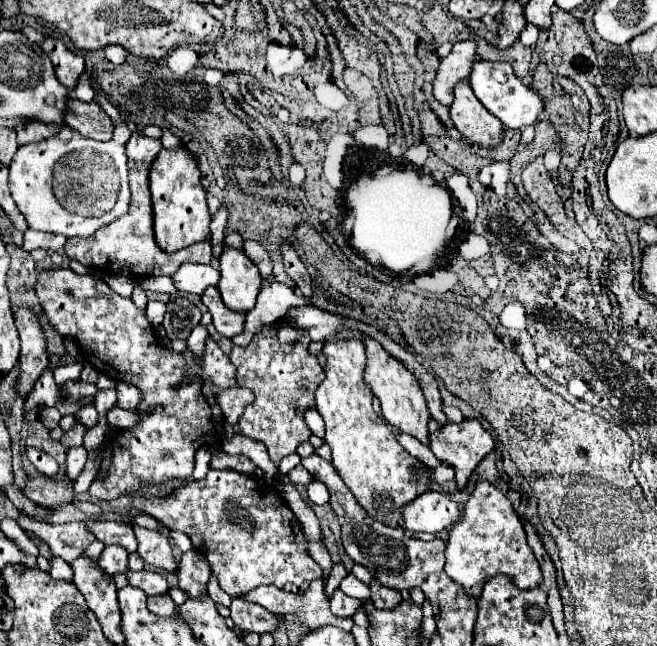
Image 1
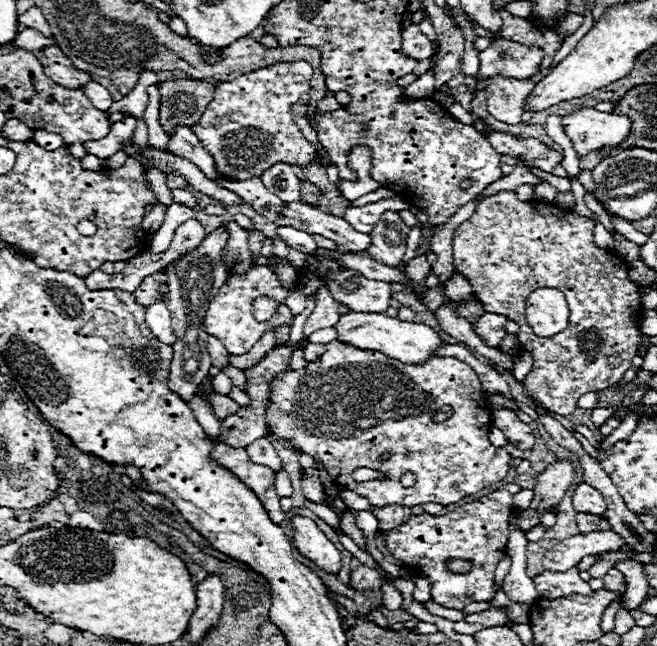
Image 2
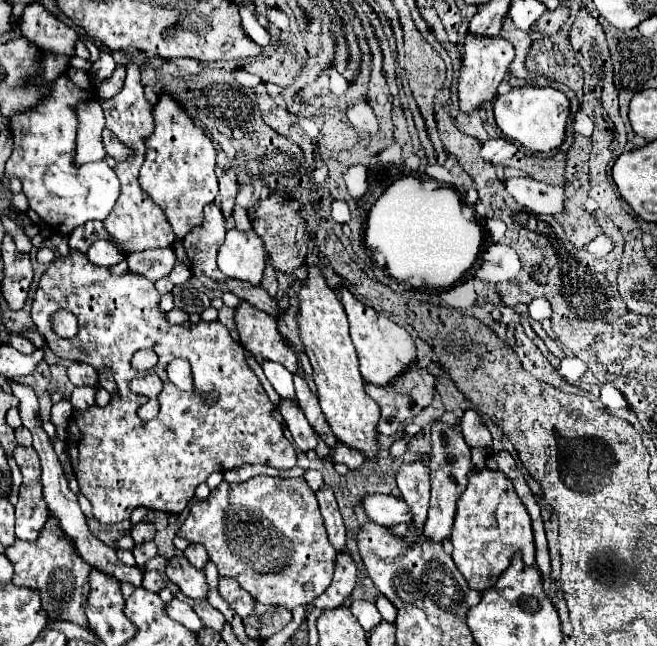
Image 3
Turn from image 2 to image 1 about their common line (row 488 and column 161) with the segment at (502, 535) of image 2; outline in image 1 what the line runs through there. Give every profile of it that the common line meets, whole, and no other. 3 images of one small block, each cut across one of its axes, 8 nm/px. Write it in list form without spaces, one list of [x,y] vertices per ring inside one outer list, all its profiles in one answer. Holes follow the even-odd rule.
[[[210,470],[204,480],[188,480],[164,500],[134,496],[130,502],[140,512],[148,512],[164,522],[168,530],[182,530],[192,540],[192,546],[204,552],[212,572],[220,582],[220,588],[232,598],[242,596],[244,592],[250,592],[252,588],[258,588],[262,584],[272,584],[286,592],[302,594],[312,580],[322,578],[322,568],[308,556],[306,538],[290,506],[274,490],[274,486],[266,484],[262,478],[254,480],[254,476],[242,476],[230,470]]]

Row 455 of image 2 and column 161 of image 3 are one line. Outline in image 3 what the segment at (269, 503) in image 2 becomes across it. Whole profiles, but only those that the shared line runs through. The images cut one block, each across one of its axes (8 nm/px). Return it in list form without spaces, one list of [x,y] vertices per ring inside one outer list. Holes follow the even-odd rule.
[[[118,164],[114,168],[116,176],[118,176],[118,180],[122,184],[122,190],[120,190],[120,196],[118,196],[118,200],[114,204],[114,210],[104,220],[106,230],[112,236],[112,242],[124,254],[140,252],[140,250],[148,250],[148,248],[164,248],[164,246],[170,246],[174,242],[174,232],[172,232],[170,224],[166,222],[166,216],[150,200],[150,196],[146,196],[146,192],[140,188],[138,170],[140,170],[140,164]]]

